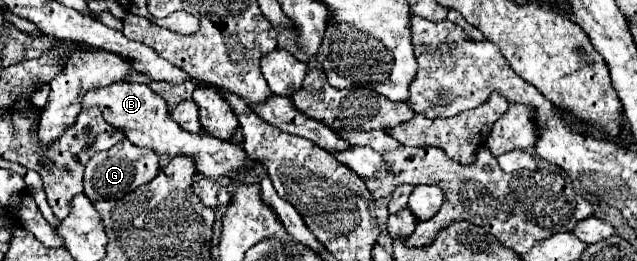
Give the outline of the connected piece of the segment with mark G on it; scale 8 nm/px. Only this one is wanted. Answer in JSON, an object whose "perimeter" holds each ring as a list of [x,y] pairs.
{"perimeter":[[[120,140],[110,150],[98,152],[86,164],[84,172],[84,194],[92,200],[118,200],[136,188],[148,184],[158,174],[158,154],[150,148],[138,148],[128,140]]]}

